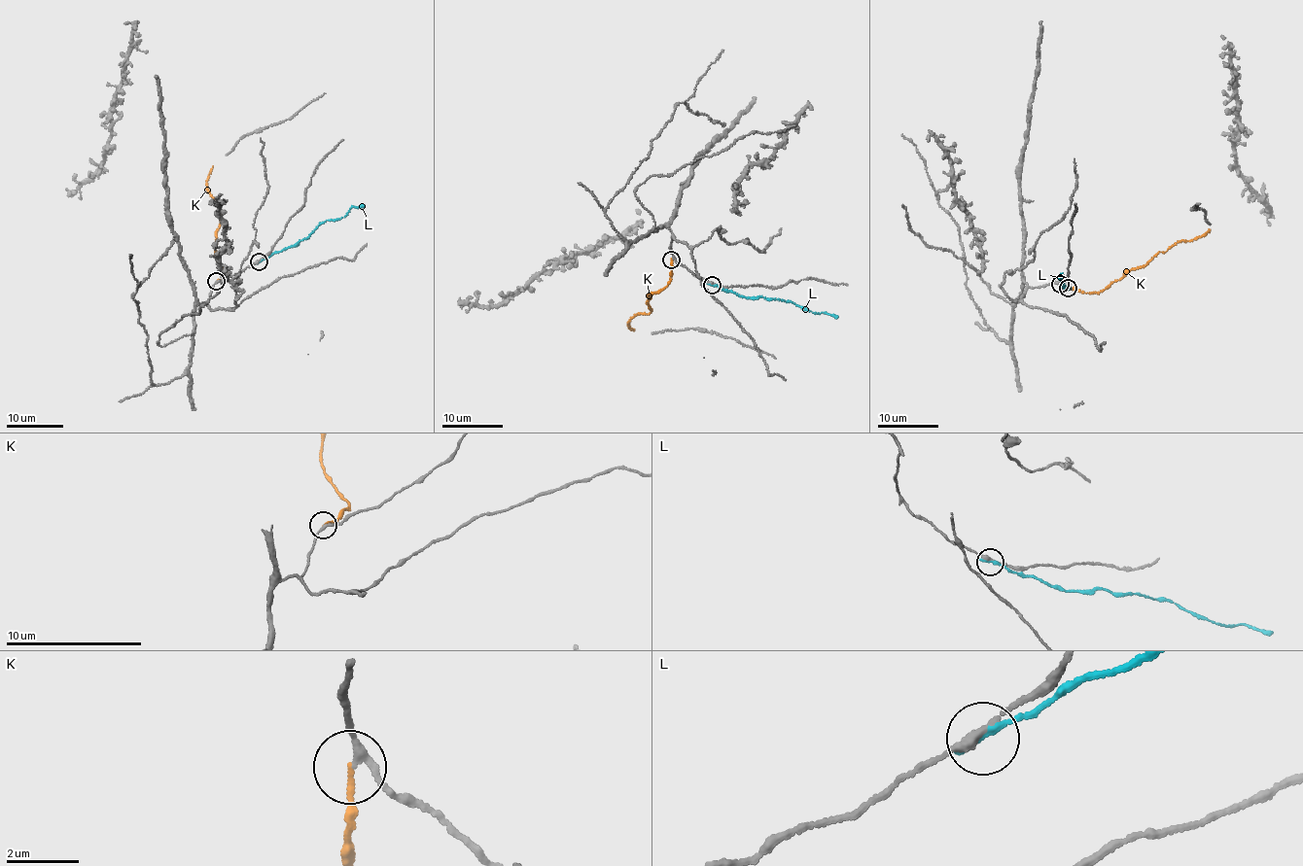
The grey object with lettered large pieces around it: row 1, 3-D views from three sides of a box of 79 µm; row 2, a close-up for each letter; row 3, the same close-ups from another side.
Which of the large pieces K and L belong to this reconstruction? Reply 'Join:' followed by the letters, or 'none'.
Join: K

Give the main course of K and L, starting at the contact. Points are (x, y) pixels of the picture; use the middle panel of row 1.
K: (671, 259), (669, 283), (648, 296), (651, 311), (638, 313), (629, 322), (634, 330)
L: (712, 285), (745, 297), (760, 295), (789, 300), (837, 317)

